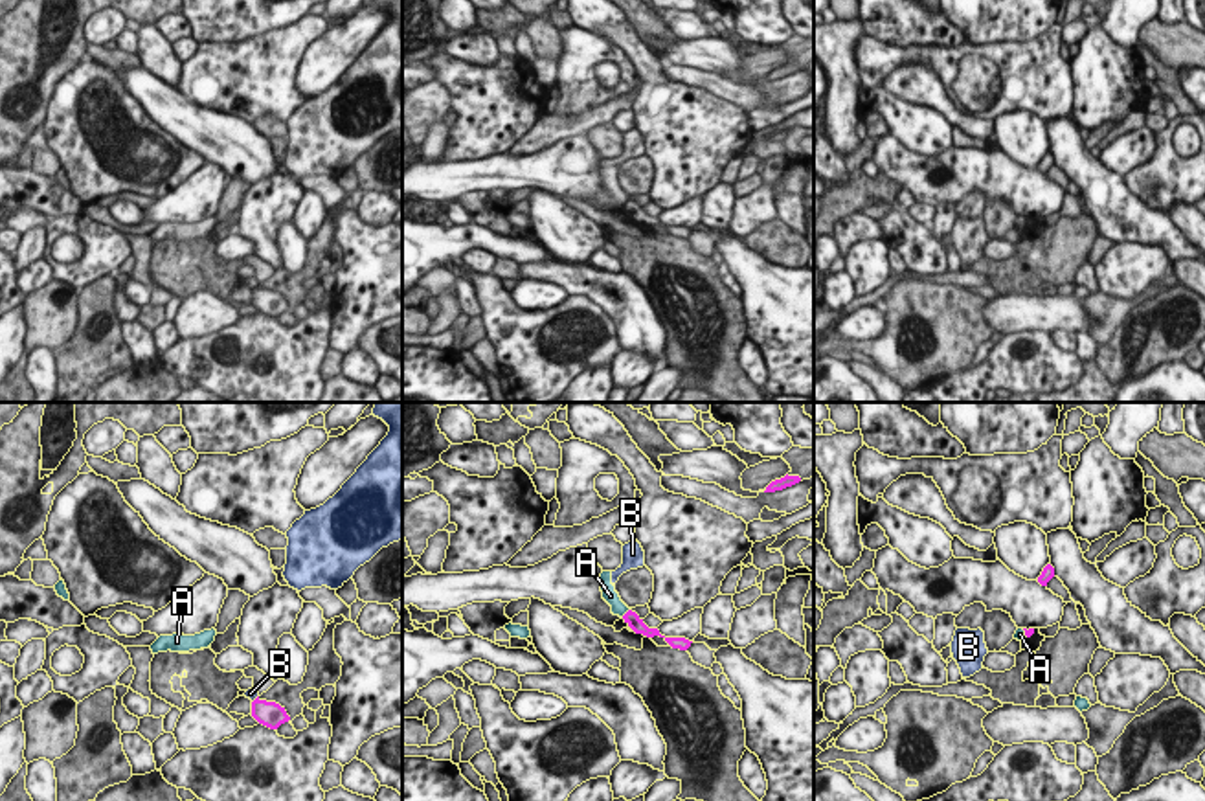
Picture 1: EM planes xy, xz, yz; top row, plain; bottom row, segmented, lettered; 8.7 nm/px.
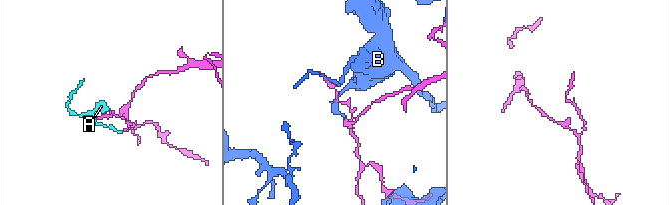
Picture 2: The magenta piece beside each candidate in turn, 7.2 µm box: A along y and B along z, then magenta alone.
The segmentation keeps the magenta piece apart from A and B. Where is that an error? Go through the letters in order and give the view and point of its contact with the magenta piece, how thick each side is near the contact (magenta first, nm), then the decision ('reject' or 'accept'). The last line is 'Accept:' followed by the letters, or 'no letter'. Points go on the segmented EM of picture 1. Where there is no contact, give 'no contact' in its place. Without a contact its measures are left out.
A: xz (627, 612) | 120/140 nm | reject
B: xy (256, 699) | 220/90 nm | reject
Accept: no letter

